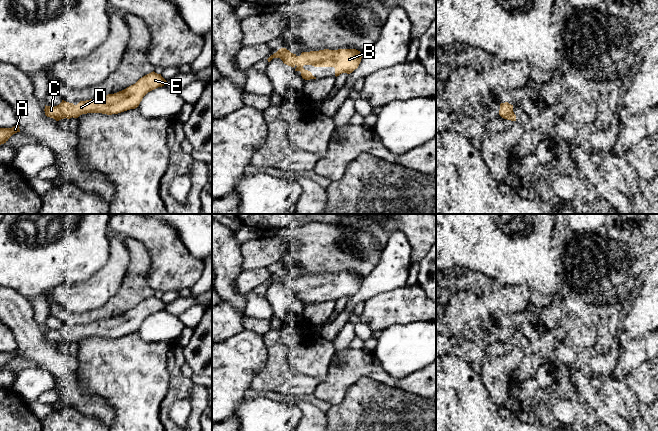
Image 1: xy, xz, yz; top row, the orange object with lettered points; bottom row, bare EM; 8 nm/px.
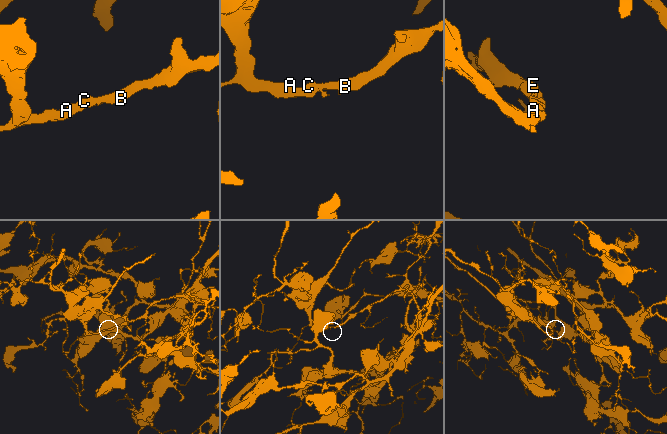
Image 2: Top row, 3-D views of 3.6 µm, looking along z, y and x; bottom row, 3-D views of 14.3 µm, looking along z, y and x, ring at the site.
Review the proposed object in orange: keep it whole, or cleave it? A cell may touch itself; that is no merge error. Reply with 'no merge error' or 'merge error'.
no merge error

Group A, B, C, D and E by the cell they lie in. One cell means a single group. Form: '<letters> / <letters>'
A B C D E

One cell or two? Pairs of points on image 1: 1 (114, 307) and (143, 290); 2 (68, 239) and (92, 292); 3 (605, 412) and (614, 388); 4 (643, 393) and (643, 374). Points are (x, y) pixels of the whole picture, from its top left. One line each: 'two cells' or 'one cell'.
1: one cell
2: two cells
3: two cells
4: one cell

